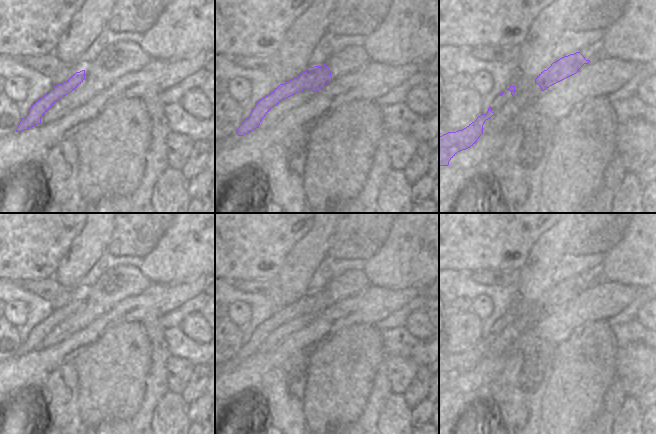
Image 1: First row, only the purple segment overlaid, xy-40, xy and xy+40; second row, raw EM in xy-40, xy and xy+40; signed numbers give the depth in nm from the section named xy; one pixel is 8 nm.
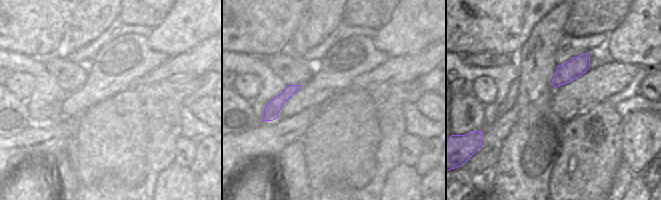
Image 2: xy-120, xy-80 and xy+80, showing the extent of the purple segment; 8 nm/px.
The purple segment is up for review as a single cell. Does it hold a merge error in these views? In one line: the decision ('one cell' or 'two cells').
one cell

